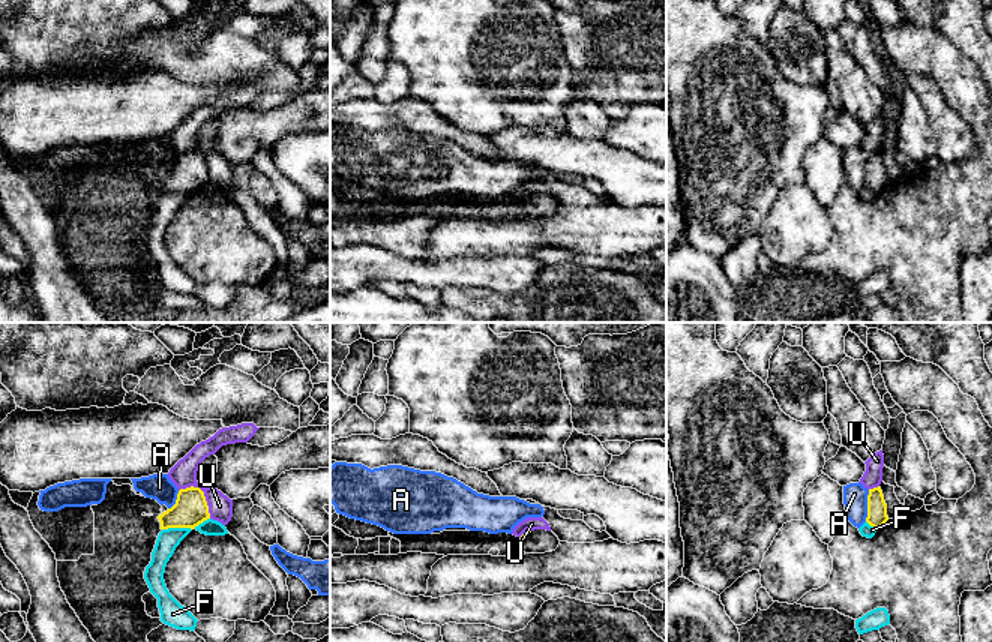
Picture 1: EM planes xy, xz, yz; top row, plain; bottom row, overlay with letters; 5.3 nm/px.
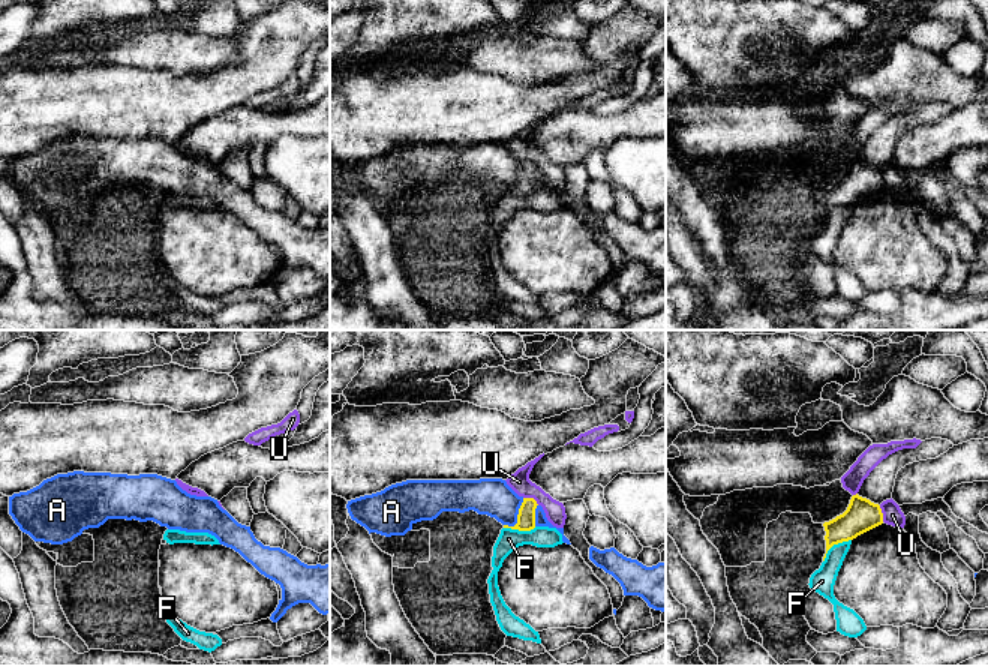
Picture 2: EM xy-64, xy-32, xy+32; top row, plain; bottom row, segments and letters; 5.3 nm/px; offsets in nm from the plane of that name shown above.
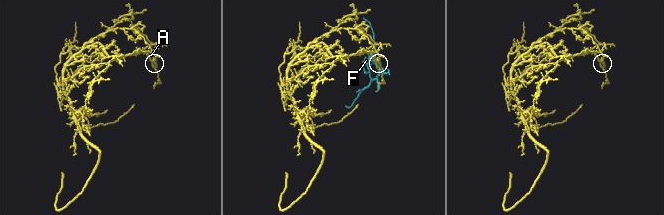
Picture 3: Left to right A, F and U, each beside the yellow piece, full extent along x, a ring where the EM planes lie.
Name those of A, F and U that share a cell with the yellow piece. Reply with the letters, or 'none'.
none

